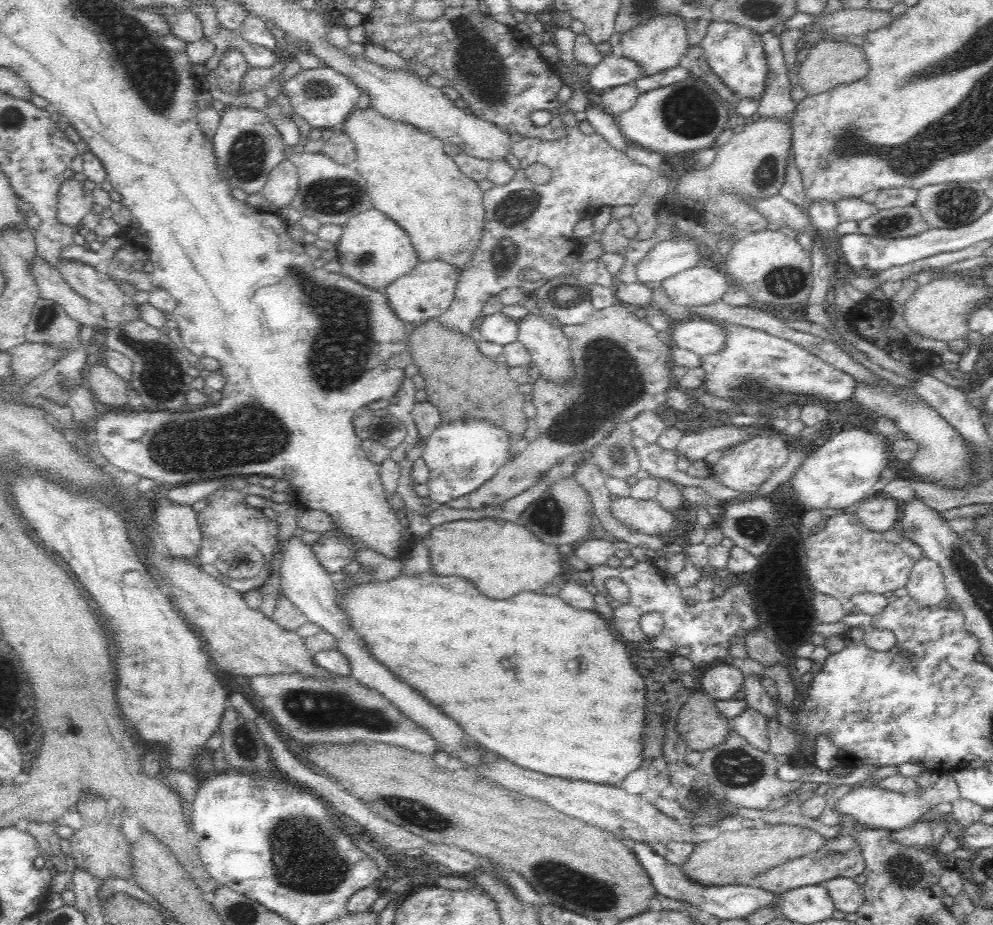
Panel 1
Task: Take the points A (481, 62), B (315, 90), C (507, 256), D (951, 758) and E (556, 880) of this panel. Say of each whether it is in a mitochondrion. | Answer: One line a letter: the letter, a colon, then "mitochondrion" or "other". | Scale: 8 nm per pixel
A: mitochondrion
B: mitochondrion
C: mitochondrion
D: other
E: mitochondrion

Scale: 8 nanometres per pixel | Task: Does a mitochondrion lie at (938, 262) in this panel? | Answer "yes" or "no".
no

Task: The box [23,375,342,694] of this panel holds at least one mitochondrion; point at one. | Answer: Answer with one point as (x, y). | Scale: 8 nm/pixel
(250, 435)

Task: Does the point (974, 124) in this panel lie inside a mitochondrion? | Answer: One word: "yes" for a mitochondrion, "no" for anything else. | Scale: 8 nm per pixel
yes

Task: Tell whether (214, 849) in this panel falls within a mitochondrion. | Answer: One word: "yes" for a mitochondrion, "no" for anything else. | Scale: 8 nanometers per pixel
no

